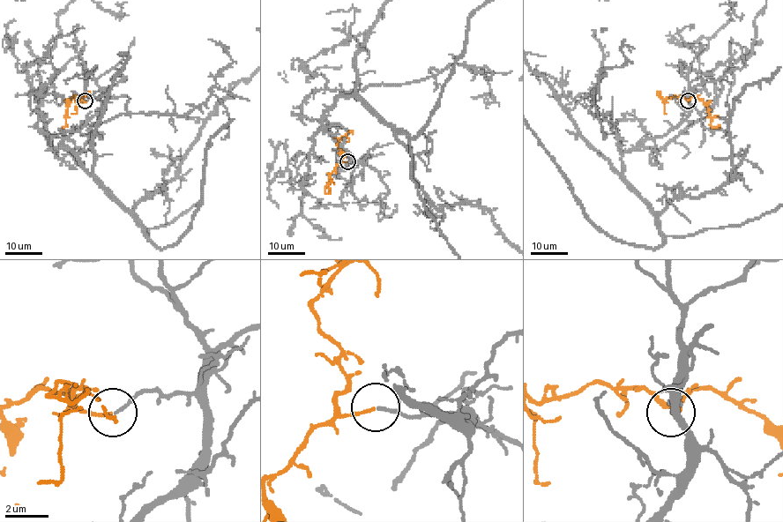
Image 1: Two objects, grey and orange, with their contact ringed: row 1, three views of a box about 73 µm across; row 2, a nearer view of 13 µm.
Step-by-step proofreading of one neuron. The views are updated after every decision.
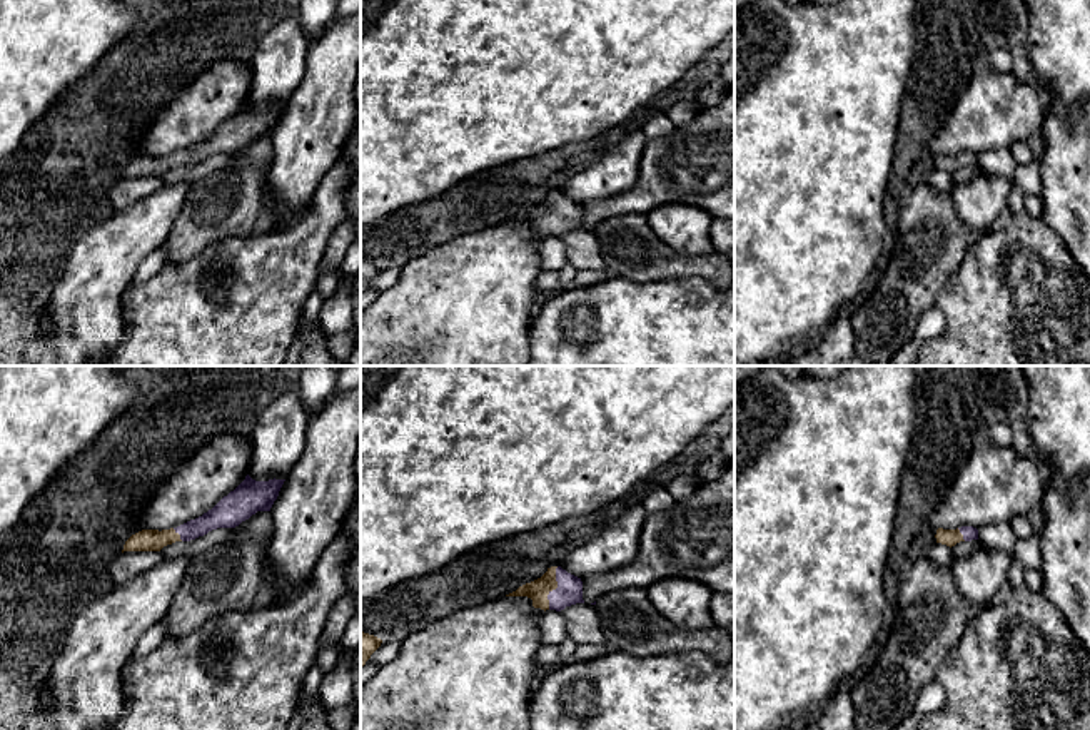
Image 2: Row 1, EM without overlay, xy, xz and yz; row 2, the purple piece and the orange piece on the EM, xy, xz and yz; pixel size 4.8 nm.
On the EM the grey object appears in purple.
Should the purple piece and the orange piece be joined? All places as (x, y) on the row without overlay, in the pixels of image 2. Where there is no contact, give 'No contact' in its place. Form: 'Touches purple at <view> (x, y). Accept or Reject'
Touches purple at xz (556, 214). Accept

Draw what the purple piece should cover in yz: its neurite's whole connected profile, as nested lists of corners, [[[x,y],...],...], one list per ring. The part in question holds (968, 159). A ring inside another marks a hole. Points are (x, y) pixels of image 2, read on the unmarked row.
[[[961,152],[956,155],[938,154],[935,164],[936,164],[936,169],[941,169],[951,174],[960,167],[978,165],[978,155],[973,152]]]

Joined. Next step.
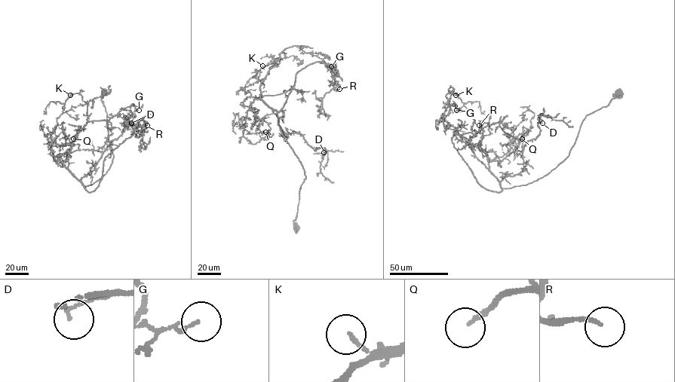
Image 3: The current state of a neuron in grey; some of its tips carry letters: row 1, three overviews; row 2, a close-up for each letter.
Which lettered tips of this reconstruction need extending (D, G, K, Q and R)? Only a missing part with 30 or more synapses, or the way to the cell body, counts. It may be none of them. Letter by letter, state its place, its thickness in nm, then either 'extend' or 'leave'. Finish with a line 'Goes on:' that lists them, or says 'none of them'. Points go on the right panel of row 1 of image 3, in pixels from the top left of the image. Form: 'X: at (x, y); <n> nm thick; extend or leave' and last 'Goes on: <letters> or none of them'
D: at (542, 123); 120 nm thick; leave
G: at (456, 110); 90 nm thick; leave
K: at (455, 95); 120 nm thick; leave
Q: at (522, 139); 160 nm thick; extend
R: at (479, 125); 130 nm thick; leave
Goes on: Q

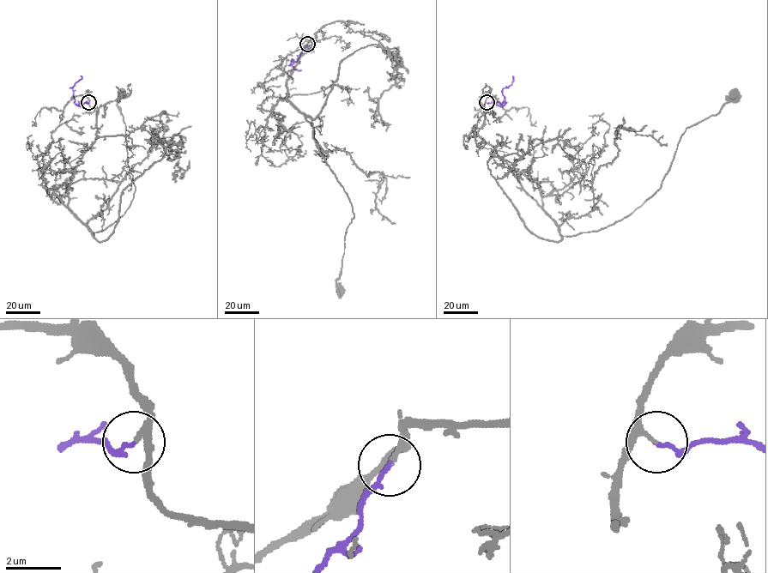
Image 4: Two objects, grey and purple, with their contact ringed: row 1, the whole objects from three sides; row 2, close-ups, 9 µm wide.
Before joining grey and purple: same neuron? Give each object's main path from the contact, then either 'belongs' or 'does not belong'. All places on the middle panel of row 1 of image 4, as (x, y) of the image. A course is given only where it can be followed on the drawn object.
grey runs (307, 44), (316, 35), (287, 81), (287, 98), (311, 120), (319, 153), (351, 202), (341, 291); purple runs (307, 44), (298, 60), (293, 63), (292, 59), (291, 61), (293, 69), (299, 70); belongs

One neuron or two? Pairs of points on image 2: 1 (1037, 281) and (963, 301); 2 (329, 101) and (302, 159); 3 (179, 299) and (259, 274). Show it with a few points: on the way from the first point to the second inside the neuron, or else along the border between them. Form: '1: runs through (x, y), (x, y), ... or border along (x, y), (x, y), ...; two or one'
1: runs through (1019, 299), (982, 301); one
2: runs through (321, 116), (304, 144); one
3: runs through (199, 299), (206, 293), (239, 293); one

